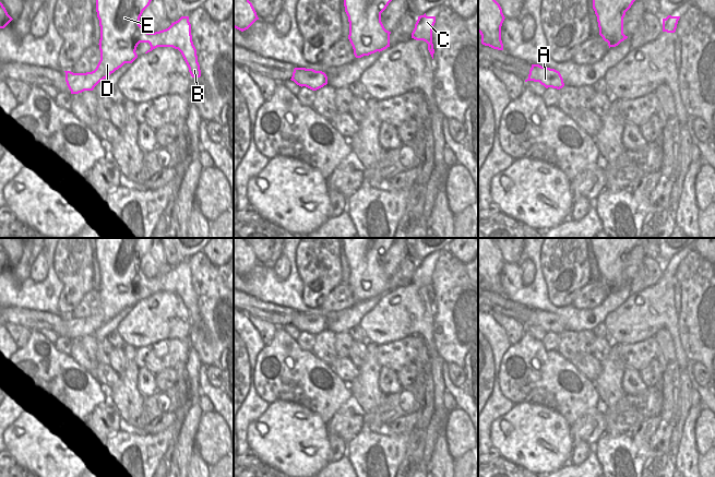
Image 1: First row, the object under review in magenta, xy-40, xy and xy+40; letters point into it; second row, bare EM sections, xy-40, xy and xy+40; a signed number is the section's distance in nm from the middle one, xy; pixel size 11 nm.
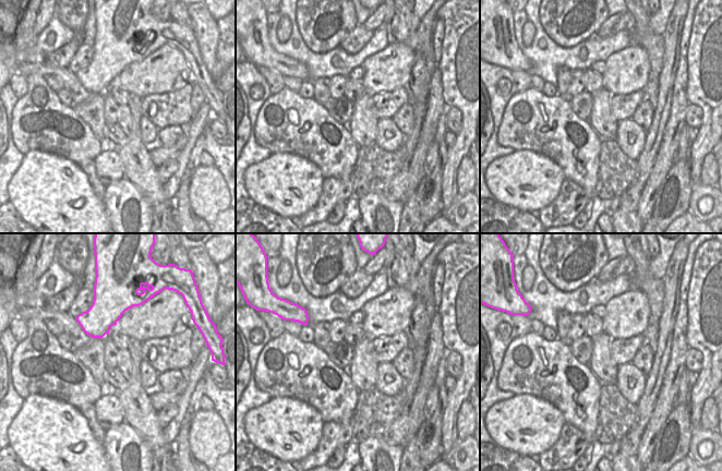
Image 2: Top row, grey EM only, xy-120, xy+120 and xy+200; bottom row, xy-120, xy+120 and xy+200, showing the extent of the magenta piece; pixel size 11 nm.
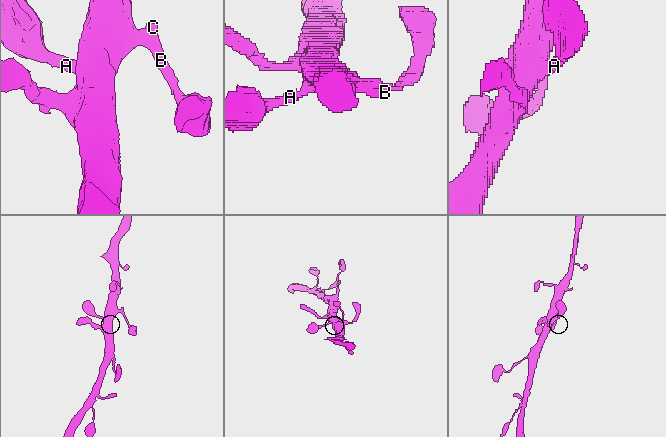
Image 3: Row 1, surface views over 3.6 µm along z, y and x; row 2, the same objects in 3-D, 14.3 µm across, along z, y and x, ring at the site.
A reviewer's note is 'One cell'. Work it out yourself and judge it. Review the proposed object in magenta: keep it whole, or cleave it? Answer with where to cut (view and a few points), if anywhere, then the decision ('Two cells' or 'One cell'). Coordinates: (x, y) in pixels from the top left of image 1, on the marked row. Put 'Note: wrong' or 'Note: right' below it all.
No split. One cell.
Note: right

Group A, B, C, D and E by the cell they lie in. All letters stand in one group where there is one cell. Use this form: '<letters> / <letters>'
A B C D E

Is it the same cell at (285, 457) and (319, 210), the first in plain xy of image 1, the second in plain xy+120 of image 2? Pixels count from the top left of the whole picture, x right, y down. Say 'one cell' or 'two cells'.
two cells

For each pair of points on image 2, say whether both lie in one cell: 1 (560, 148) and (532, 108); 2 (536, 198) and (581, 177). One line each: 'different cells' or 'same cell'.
1: same cell
2: different cells

